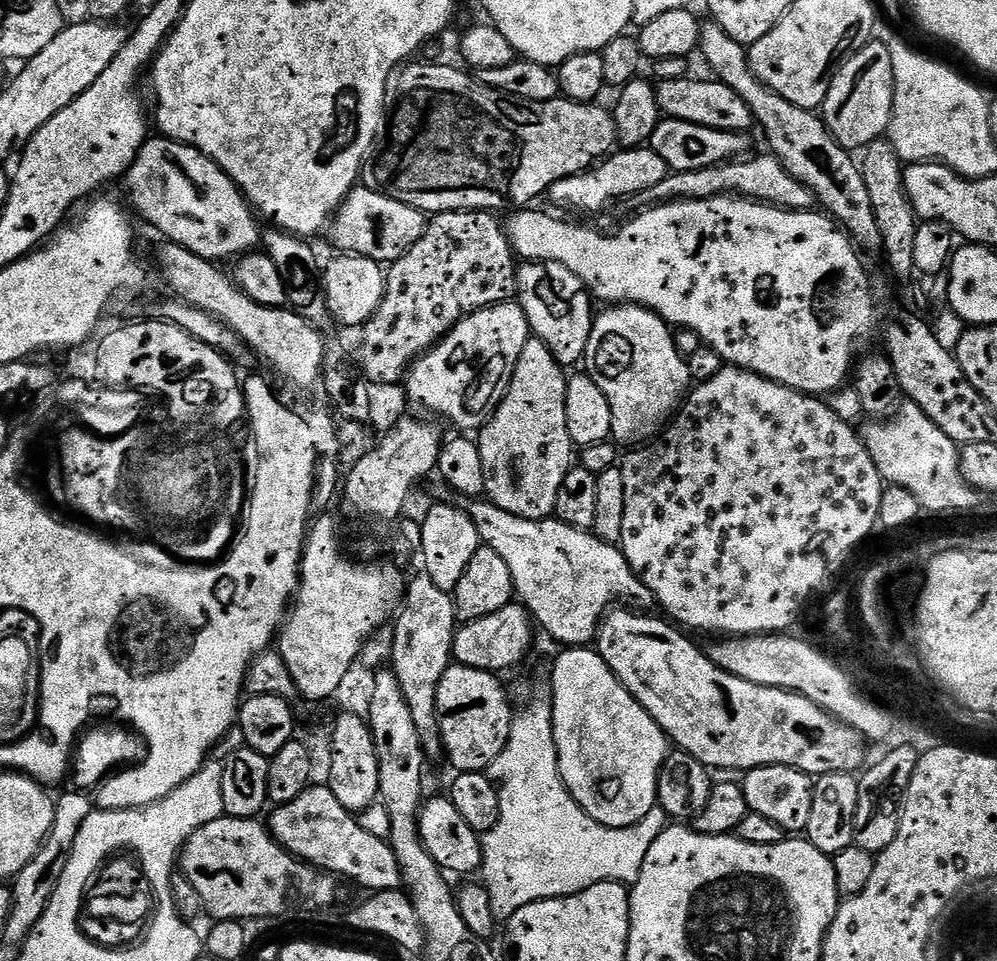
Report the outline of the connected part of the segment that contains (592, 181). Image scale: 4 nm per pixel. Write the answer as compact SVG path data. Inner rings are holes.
M650 146L624 148L613 151L587 172L581 172L578 176L567 176L554 182L548 188L546 196L556 204L573 204L584 212L600 212L615 200L624 200L627 196L639 197L641 192L658 186L658 182L662 182L668 175L670 175L668 164L662 162L662 157Z

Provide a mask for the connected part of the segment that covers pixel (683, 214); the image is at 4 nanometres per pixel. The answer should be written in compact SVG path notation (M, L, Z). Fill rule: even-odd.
M729 194L711 196L708 200L671 200L668 204L645 207L640 210L644 212L638 213L633 220L626 221L617 232L599 232L596 228L567 224L566 221L559 220L548 212L528 211L532 210L513 211L509 215L513 216L506 220L506 231L512 243L513 253L521 261L566 266L584 283L585 288L597 301L605 300L603 303L608 306L641 304L643 308L657 312L673 329L689 328L691 332L698 334L707 347L713 348L720 355L725 365L757 372L767 380L773 380L799 392L806 392L809 396L824 398L845 387L854 368L852 355L856 352L856 343L859 340L870 339L875 332L877 335L876 296L872 293L872 280L868 277L868 268L864 265L863 258L859 256L861 253L852 237L823 211L791 212L785 208L777 208L775 204L762 204L758 200L749 200L746 196Z

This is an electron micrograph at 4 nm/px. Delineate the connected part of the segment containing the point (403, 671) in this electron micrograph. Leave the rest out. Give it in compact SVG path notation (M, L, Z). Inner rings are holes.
M426 574L419 575L407 581L402 607L394 620L394 654L390 670L398 678L398 686L402 686L402 694L406 698L406 706L410 706L414 726L418 726L424 755L432 758L436 755L439 757L442 752L436 713L438 682L442 682L442 674L446 674L448 665L453 663L452 643L458 621L453 593L438 590L434 578Z

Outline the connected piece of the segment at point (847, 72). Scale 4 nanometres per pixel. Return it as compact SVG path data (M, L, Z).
M876 38L865 48L855 49L836 71L822 105L822 119L841 146L863 150L887 133L893 106L894 66L890 62L890 50Z

